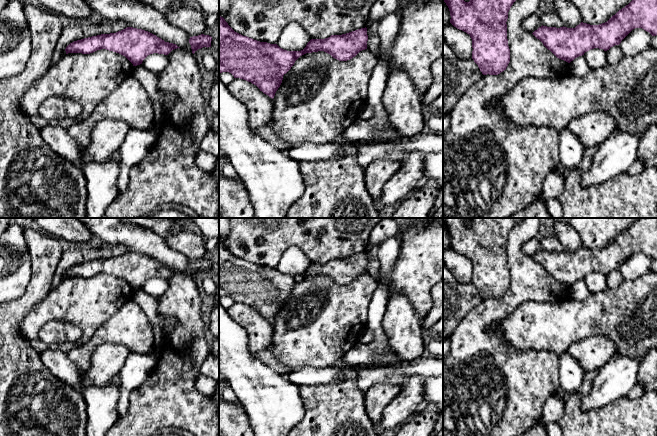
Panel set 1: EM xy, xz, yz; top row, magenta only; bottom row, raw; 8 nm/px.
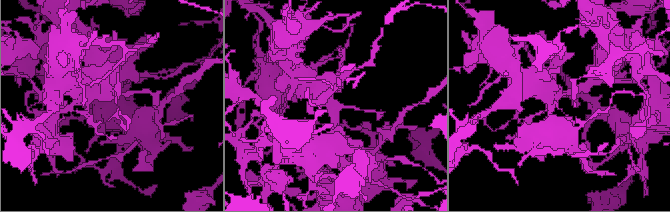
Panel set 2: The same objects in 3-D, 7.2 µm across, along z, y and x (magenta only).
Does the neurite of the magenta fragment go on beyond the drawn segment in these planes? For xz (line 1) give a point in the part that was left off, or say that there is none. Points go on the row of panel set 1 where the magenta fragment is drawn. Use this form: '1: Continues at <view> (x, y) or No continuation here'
1: No continuation here

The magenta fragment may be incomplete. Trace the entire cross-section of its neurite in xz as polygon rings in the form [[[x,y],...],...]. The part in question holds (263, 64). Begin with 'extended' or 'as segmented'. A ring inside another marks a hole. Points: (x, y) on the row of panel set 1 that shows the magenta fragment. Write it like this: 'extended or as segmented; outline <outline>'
as segmented; outline [[[219,15],[219,73],[229,72],[256,85],[274,98],[283,76],[306,53],[324,51],[339,61],[347,61],[367,49],[367,28],[325,39],[311,39],[301,51],[287,51],[277,44],[260,42],[235,32]]]

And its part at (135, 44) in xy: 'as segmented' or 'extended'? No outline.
as segmented

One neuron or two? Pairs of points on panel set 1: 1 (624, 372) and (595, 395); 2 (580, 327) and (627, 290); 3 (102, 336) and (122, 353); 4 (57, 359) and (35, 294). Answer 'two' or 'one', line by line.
1: one
2: one
3: two
4: two

